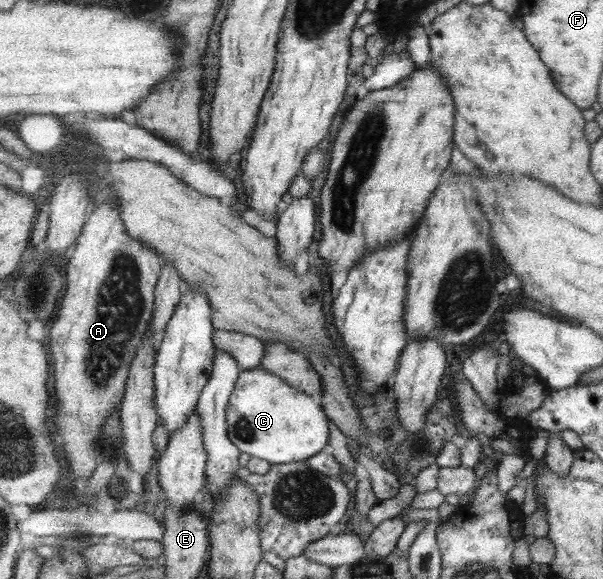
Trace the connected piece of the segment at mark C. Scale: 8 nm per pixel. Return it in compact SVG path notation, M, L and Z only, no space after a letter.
M262 368L242 372L227 410L230 439L243 452L271 465L306 461L319 454L329 442L329 419L318 399Z

